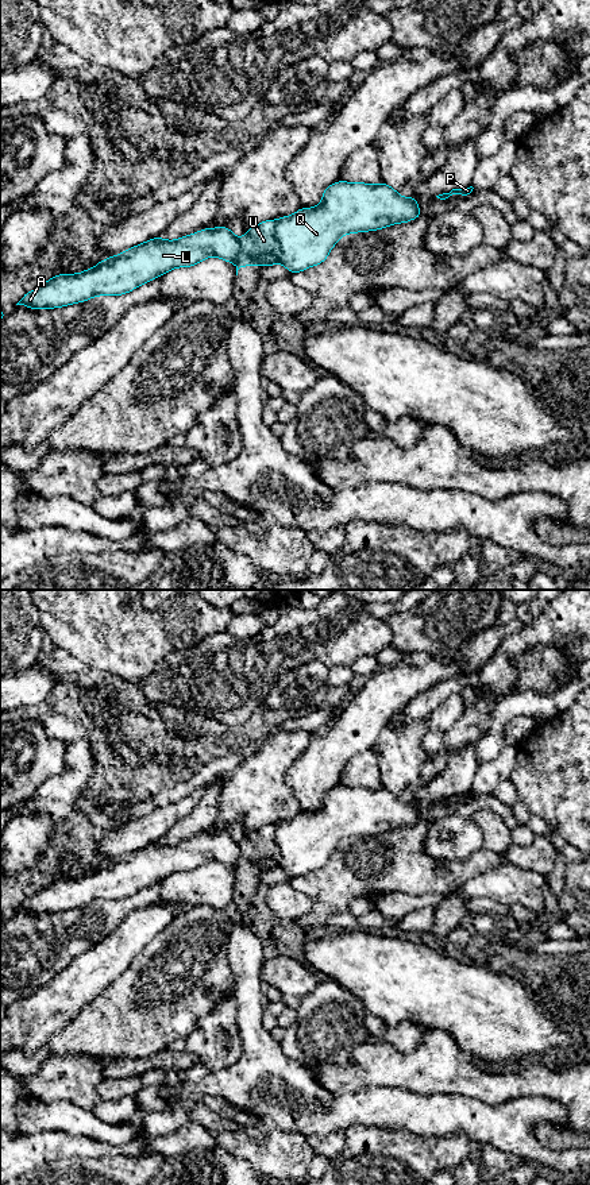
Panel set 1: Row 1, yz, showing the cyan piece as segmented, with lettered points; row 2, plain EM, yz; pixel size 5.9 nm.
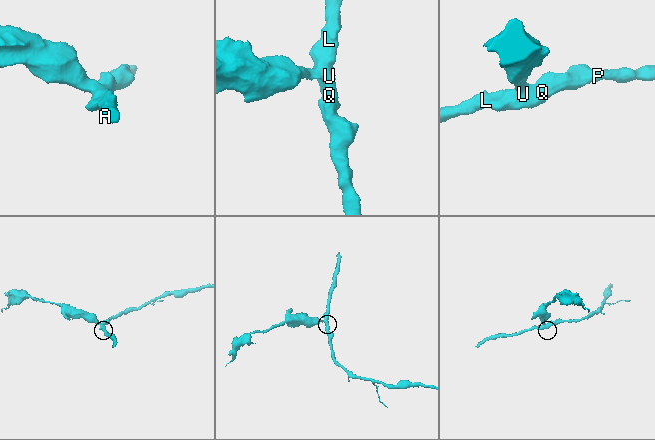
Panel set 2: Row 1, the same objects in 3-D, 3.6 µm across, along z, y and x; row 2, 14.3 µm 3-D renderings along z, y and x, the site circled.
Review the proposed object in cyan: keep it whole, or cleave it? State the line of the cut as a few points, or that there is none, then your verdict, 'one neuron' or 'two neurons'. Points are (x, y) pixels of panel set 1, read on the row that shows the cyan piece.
yz (277, 220), (276, 242), (278, 251), (265, 253), (257, 262) | two neurons

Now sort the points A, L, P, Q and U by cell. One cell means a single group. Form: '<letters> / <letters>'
A L P Q / U

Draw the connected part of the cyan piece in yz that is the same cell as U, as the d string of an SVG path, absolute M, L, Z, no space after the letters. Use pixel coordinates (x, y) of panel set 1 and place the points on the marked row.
M266 220L248 228L242 239L240 256L236 265L236 275L242 266L257 265L263 254L279 252L279 246L275 239L275 223L277 220Z

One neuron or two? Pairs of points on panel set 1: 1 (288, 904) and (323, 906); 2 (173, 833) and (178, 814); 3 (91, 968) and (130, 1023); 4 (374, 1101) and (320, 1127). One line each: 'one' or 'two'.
1: two
2: two
3: two
4: one

